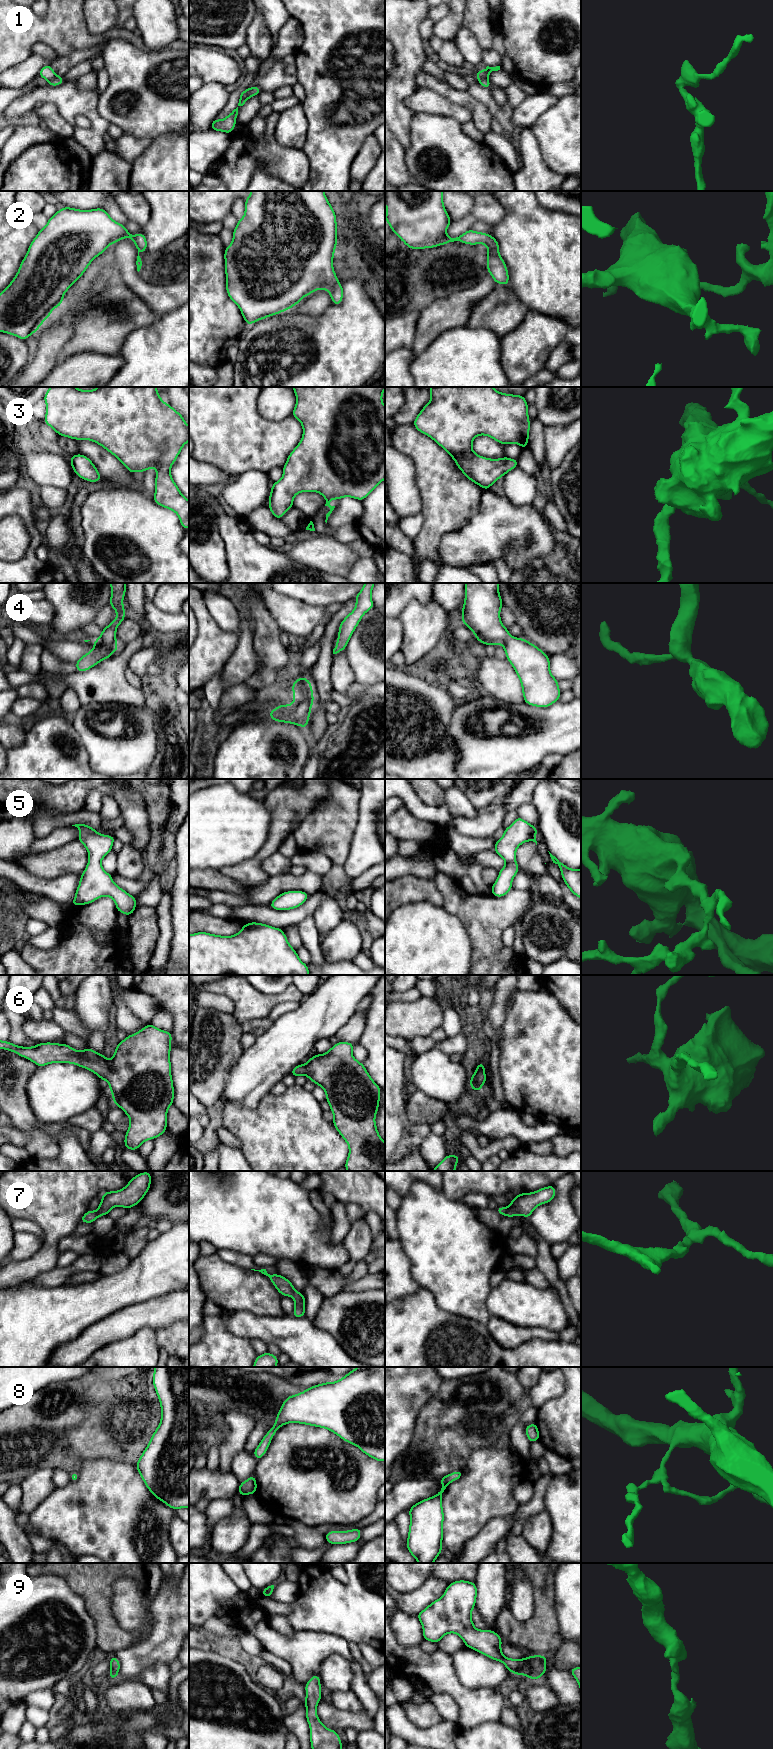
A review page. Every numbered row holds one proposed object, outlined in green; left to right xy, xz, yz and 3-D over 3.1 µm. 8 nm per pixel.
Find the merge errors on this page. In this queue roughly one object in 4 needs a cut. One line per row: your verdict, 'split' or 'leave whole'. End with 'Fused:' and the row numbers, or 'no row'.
1: split
2: leave whole
3: leave whole
4: leave whole
5: leave whole
6: leave whole
7: leave whole
8: leave whole
9: leave whole
Fused: 1

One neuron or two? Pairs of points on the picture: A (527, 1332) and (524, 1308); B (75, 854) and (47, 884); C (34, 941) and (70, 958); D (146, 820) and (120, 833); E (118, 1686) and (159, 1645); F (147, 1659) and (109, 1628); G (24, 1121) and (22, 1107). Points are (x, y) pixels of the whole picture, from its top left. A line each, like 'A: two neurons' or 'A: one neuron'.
A: two neurons
B: two neurons
C: two neurons
D: two neurons
E: two neurons
F: two neurons
G: one neuron

